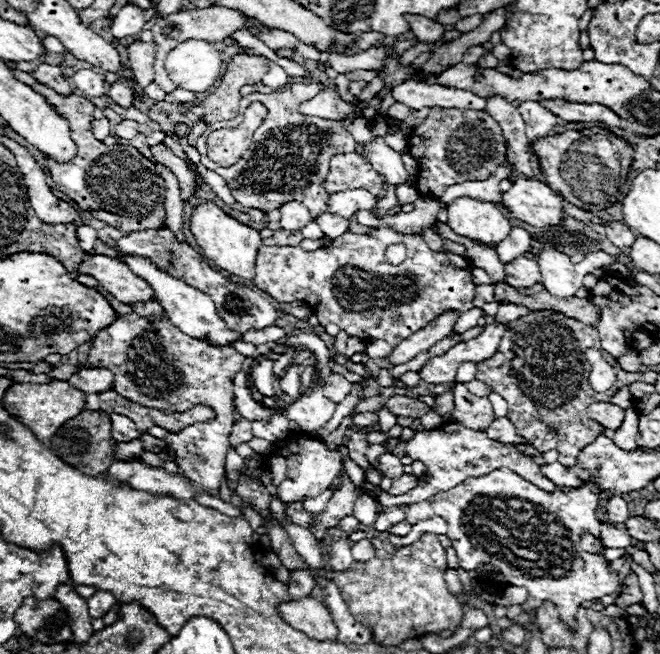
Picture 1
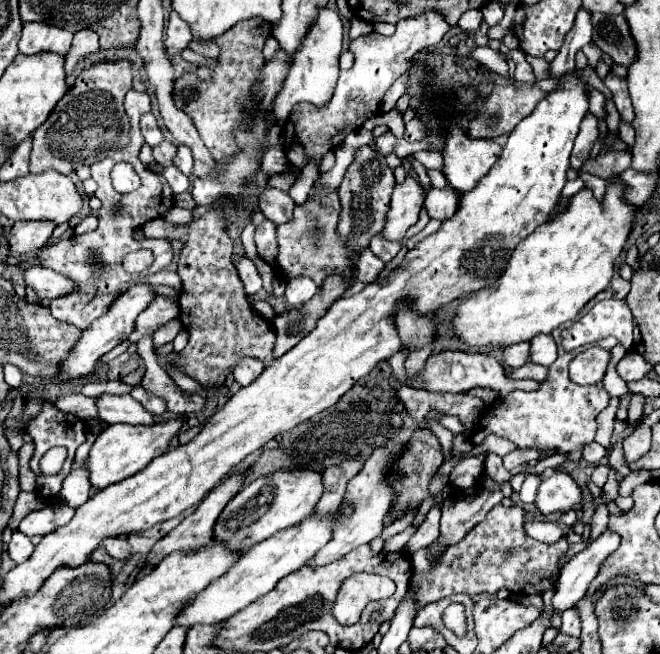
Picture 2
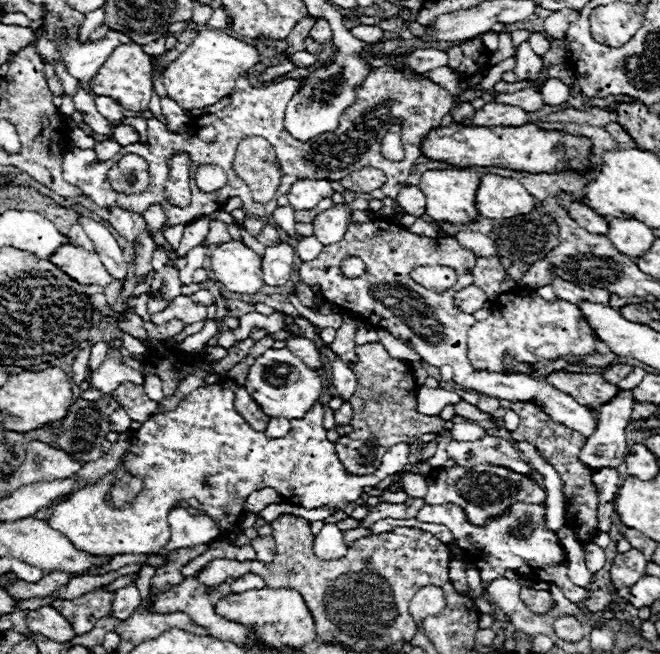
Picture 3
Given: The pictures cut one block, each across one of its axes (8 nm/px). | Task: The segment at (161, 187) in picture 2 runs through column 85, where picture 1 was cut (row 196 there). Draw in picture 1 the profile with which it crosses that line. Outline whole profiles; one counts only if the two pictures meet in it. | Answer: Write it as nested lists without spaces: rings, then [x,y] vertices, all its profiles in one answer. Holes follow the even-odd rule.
[[[298,82],[298,84],[292,84],[292,88],[288,88],[288,90],[272,92],[272,94],[254,92],[240,100],[240,112],[234,120],[210,124],[206,128],[206,132],[238,126],[240,120],[244,118],[246,108],[250,106],[250,102],[264,102],[264,106],[268,110],[268,118],[256,130],[252,146],[248,148],[248,152],[244,152],[244,156],[238,160],[236,166],[230,166],[230,168],[216,166],[206,156],[206,136],[202,134],[198,138],[196,146],[202,156],[202,164],[206,168],[214,170],[216,174],[220,174],[228,182],[236,202],[240,202],[242,206],[248,206],[248,208],[258,208],[262,212],[268,212],[268,210],[280,208],[284,202],[298,200],[304,206],[308,206],[312,220],[316,220],[320,214],[328,212],[328,194],[324,190],[324,180],[328,174],[330,158],[334,154],[356,152],[358,142],[354,142],[354,138],[342,128],[340,120],[322,120],[322,118],[302,116],[298,112],[298,104],[304,100],[310,100],[318,92],[322,92],[320,82],[308,82],[308,84]]]

